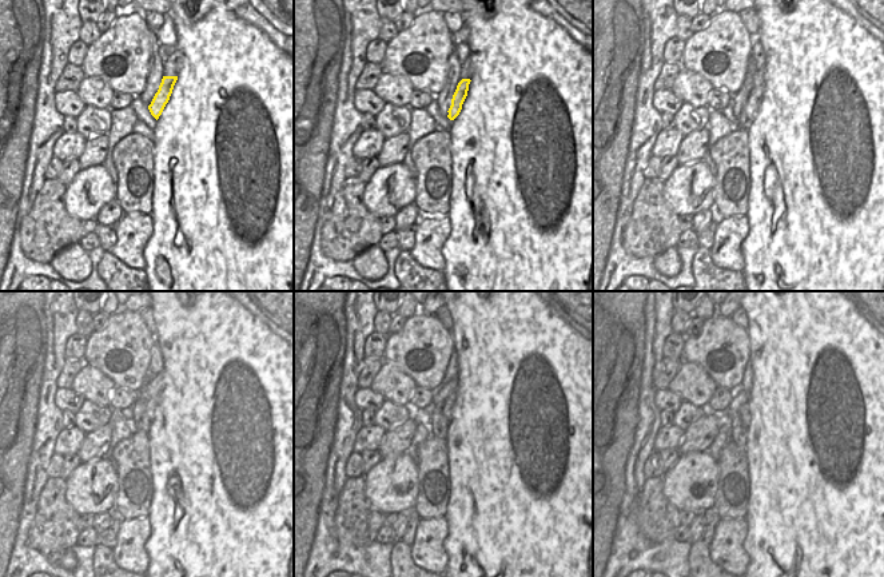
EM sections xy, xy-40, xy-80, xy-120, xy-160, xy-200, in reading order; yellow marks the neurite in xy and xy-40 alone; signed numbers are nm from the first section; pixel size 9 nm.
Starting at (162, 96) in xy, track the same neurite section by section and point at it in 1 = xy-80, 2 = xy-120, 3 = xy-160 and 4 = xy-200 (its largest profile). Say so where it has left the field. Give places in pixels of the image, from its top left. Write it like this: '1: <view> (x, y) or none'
1: xy-80 (756, 94)
2: xy-120 (152, 402)
3: xy-160 (446, 409)
4: xy-200 (745, 409)

